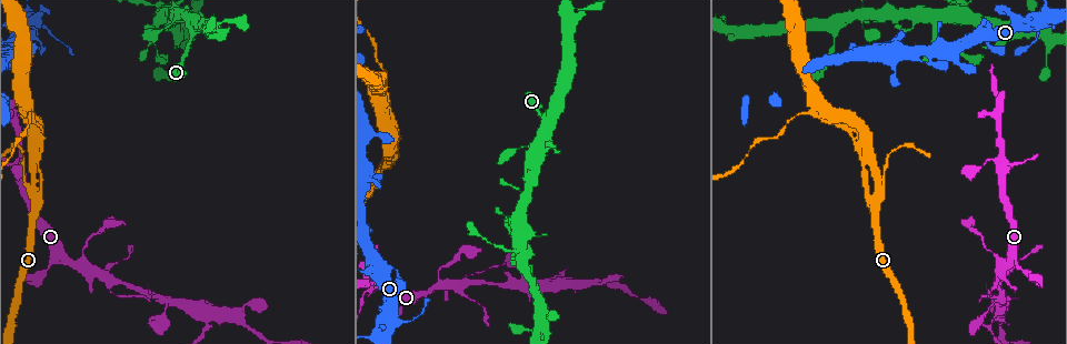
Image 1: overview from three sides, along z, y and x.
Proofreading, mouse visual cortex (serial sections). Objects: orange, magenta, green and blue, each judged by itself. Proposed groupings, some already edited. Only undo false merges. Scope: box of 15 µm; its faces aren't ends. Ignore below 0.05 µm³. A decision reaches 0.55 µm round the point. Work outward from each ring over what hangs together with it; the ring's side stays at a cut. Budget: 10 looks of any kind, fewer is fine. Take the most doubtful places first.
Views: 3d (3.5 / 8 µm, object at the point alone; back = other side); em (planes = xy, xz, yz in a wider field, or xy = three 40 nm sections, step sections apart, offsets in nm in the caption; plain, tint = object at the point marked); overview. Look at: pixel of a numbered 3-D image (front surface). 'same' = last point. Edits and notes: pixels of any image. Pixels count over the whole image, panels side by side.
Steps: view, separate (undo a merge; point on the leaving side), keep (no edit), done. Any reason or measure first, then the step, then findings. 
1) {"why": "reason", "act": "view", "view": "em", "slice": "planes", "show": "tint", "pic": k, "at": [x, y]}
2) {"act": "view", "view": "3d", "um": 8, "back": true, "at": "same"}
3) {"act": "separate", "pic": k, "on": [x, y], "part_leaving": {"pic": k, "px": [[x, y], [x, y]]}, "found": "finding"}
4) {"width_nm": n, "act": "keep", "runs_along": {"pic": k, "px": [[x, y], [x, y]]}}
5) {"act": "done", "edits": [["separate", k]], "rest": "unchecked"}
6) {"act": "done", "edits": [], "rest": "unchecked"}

{"why": "small branch off a trunk", "act": "view", "view": "3d", "um": 8, "pic": 1, "at": [391, 165]}

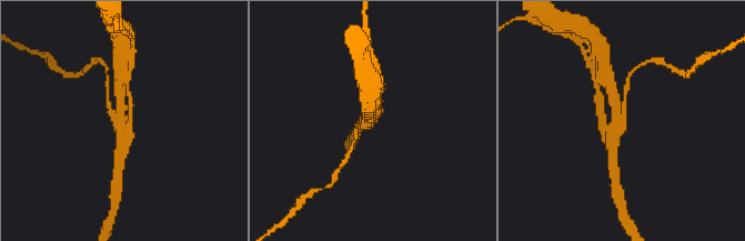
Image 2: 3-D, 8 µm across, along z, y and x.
{"why": "now the EM", "act": "view", "view": "em", "slice": "planes", "show": "tint", "pic": 2, "at": [122, 118]}

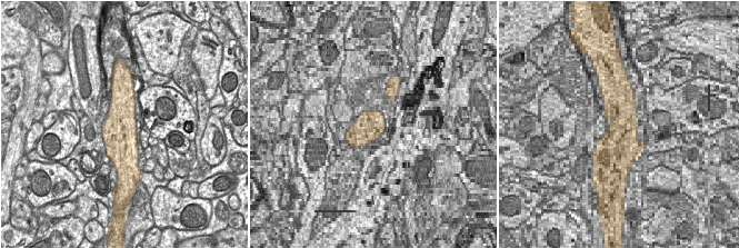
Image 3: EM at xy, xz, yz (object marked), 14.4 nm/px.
{"act": "keep", "runs_along": {"pic": 2, "px": [[613, 148], [618, 113], [611, 87]]}, "found": "continuous, no second cell"}

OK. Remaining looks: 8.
{"why": "small branch off a trunk", "act": "view", "view": "3d", "um": 3.5, "pic": 1, "at": [26, 106]}

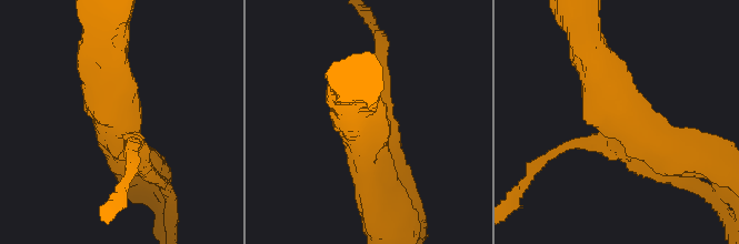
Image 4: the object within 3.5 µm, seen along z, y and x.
{"arms": 3, "arm_widths_nm": [150, 400, 500], "act": "view", "view": "em", "slice": "xy", "step": 1, "show": "tint", "pic": 4, "at": [371, 127]}

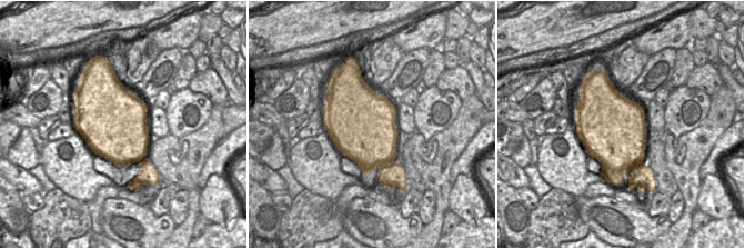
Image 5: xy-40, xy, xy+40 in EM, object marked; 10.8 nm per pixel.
{"act": "keep", "runs_along": {"pic": 4, "px": [[683, 153], [623, 123], [595, 58]]}, "found": "continuous, no second cell"}

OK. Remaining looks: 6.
{"why": "thin neck", "act": "view", "view": "3d", "um": 3.5, "pic": 1, "at": [863, 20]}

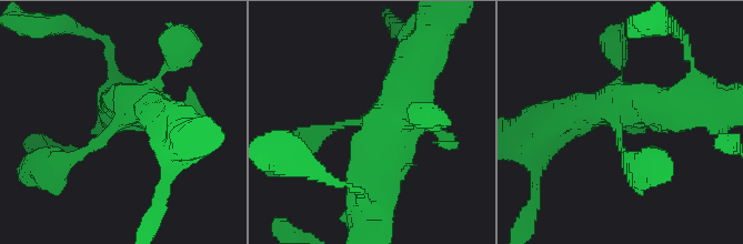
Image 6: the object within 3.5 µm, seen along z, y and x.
{"why": "shape alone is not enough", "act": "view", "view": "em", "slice": "xy", "step": 1, "show": "tint", "pic": 6, "at": [122, 119]}

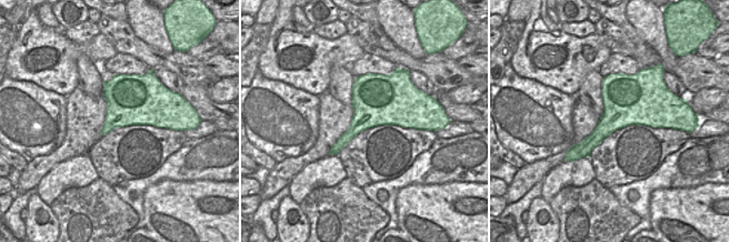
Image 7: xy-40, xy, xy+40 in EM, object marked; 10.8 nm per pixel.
{"width_nm": 550, "act": "keep", "runs_along": {"pic": 6, "px": [[417, 63], [365, 191]]}, "found": "one cell here"}

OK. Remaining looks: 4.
{"why": "calibre changes", "act": "view", "view": "3d", "um": 3.5, "pic": 1, "at": [986, 31]}

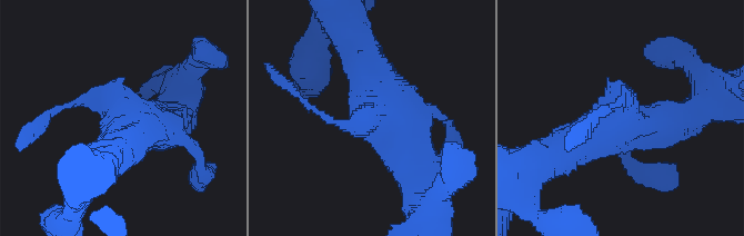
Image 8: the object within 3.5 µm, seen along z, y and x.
{"act": "view", "view": "em", "slice": "xy", "step": 5, "show": "tint", "pic": 8, "at": [621, 112]}

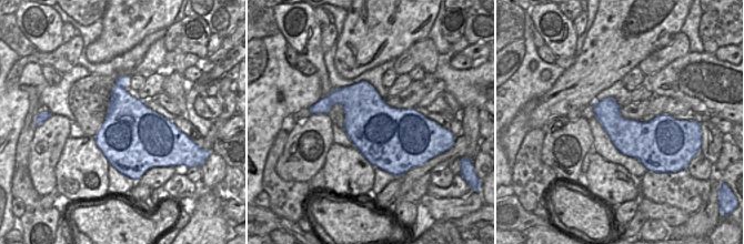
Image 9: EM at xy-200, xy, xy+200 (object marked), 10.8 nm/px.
{"act": "keep", "runs_along": {"pic": 8, "px": [[410, 151], [324, 111]]}, "found": "continuous, no second cell"}

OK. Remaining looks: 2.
{"act": "done", "edits": [], "rest": "unchecked"}

